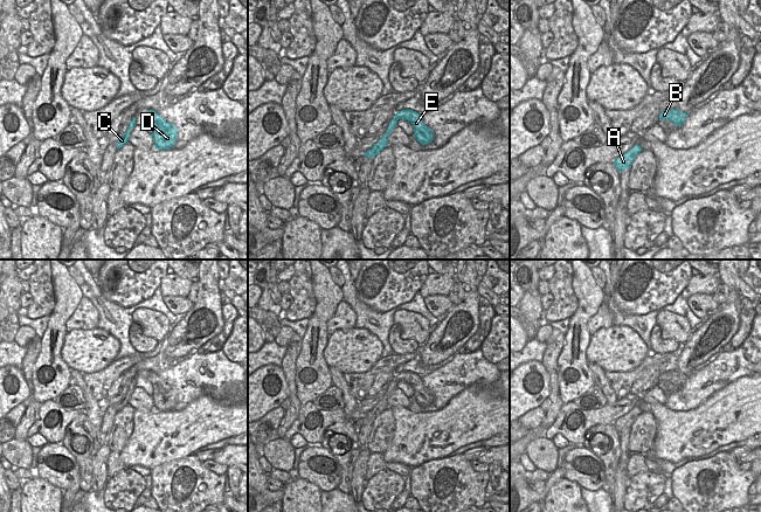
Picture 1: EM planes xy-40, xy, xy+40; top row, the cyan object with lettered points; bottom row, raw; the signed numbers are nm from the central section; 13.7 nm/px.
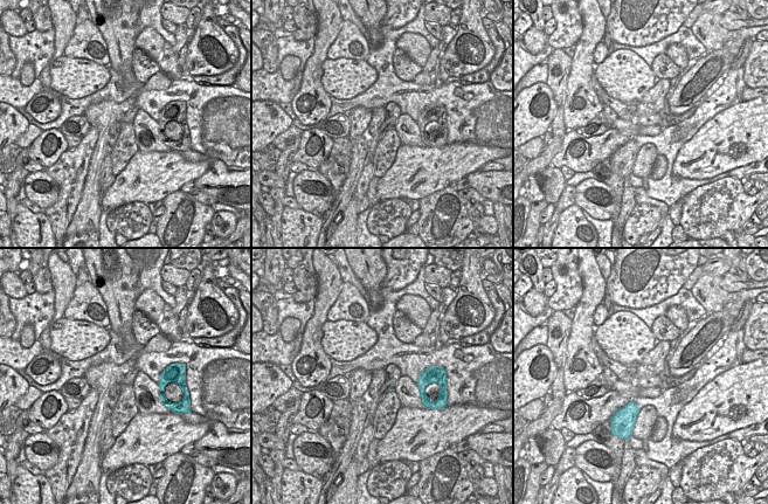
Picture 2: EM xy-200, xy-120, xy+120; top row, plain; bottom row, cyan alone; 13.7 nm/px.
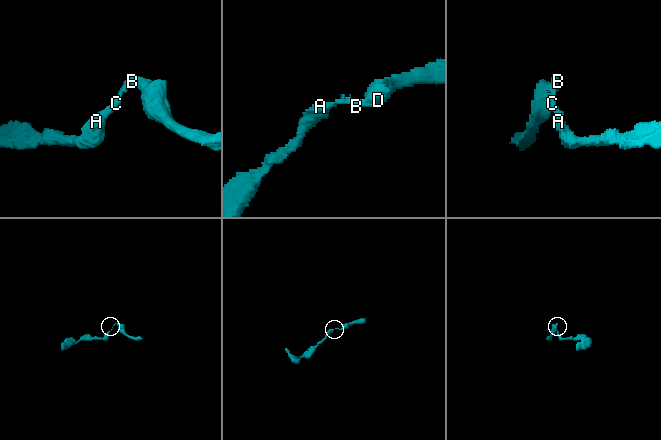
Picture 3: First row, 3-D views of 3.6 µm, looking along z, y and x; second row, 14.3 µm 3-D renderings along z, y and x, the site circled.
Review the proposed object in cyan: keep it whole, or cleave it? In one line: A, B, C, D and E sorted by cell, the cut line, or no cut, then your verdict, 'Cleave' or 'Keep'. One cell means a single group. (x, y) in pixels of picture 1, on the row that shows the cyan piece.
Groups: A B C D E. No split. Keep

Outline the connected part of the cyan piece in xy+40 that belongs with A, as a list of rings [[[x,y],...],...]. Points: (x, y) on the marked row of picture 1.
[[[636,144],[628,152],[616,158],[614,160],[614,164],[618,173],[621,173],[623,169],[630,168],[636,155],[639,154],[642,151],[643,151],[642,147],[638,144]]]

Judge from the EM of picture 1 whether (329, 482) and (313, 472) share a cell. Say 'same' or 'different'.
same

